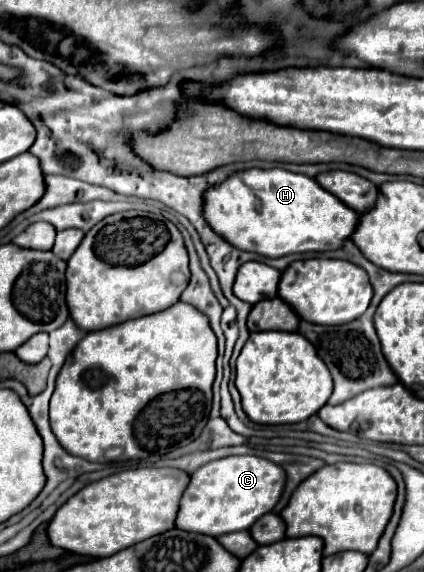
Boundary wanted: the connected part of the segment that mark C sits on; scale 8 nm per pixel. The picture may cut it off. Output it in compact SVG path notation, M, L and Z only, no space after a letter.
M226 456L200 466L186 486L180 508L176 514L176 528L208 534L218 538L220 534L248 530L260 516L268 514L282 496L286 472L282 466L258 458L258 456Z

